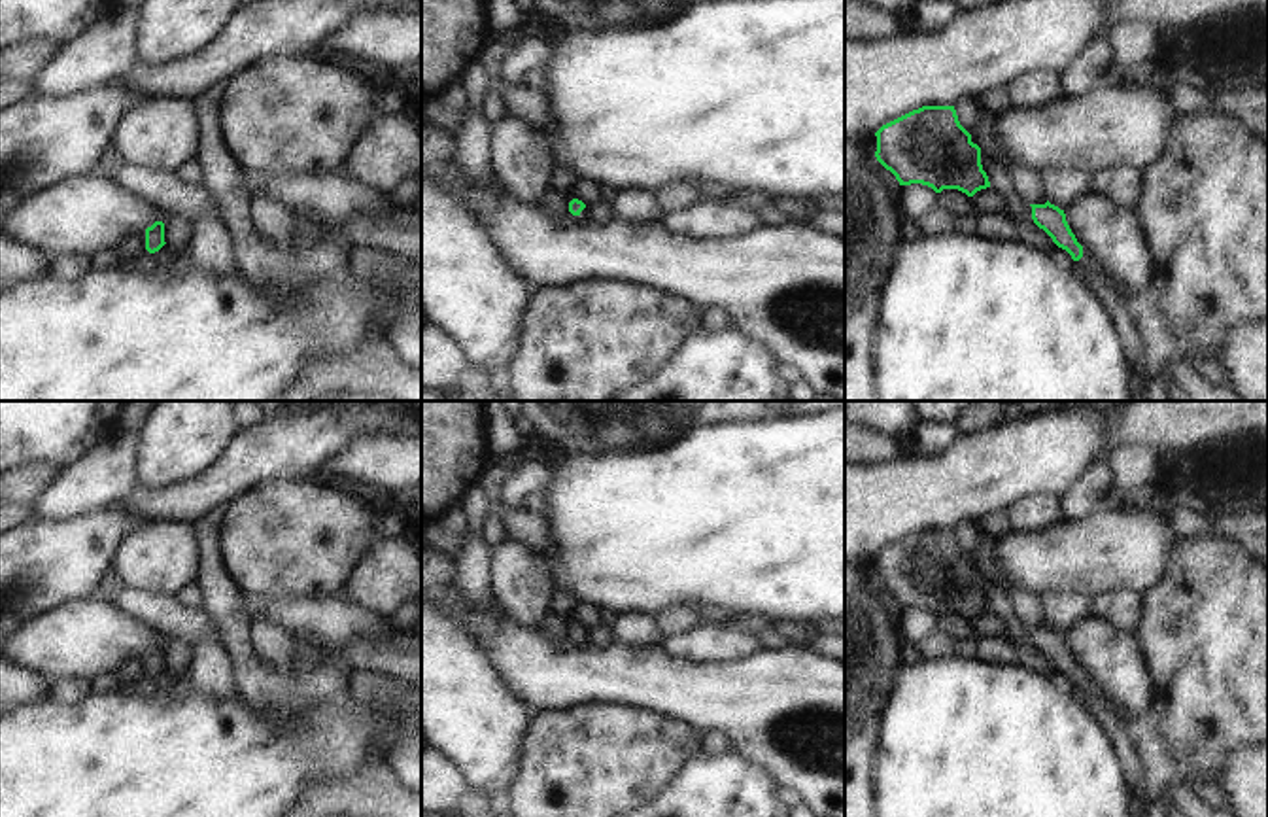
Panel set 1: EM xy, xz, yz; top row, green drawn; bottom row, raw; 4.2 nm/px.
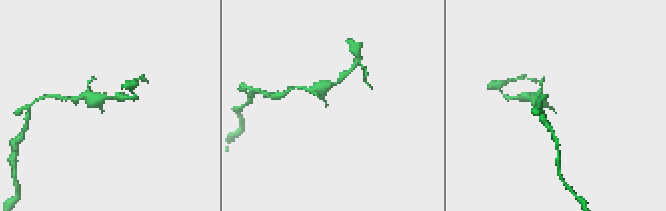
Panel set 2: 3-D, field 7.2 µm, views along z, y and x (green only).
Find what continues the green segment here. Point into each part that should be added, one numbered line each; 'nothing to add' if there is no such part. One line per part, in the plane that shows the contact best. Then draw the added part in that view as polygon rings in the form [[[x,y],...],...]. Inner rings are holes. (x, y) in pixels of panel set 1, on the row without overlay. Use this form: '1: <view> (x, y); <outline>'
1: xz (569, 640); [[[567,620],[567,624],[565,624],[565,643],[569,645],[569,647],[586,647],[586,643],[588,643],[588,630],[578,637],[578,639],[573,639],[571,635],[569,635],[569,626],[571,626],[573,622],[571,620]]]

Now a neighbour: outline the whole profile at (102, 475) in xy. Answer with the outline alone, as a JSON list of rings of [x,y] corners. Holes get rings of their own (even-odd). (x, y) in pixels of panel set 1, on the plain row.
[[[119,431],[102,439],[42,492],[30,520],[70,520],[113,507],[138,486],[136,452],[138,437]]]

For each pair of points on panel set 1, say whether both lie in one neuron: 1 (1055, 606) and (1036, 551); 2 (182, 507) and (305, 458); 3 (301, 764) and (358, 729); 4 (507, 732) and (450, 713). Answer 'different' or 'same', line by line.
1: different
2: same
3: same
4: same

